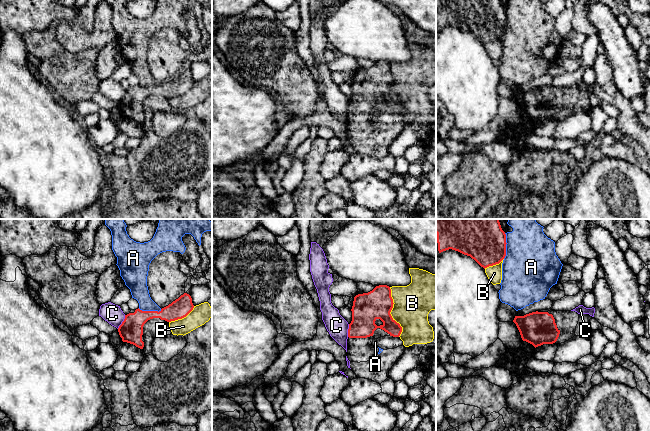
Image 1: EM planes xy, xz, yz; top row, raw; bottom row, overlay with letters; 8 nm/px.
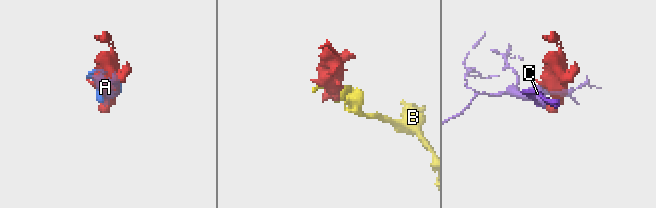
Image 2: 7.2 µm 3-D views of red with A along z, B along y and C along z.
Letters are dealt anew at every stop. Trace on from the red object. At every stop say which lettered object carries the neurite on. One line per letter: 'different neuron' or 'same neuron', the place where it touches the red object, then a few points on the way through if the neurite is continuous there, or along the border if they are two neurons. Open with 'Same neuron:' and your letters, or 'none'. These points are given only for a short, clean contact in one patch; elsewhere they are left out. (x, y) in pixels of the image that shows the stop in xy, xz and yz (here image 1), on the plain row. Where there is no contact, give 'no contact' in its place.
Same neuron: none
A: different neuron; meets red in yz at (505, 22)
B: different neuron; meets red in xz at (390, 87)
C: different neuron; meets red in xy at (122, 98); border along xy (125, 91), (122, 99), (117, 104)

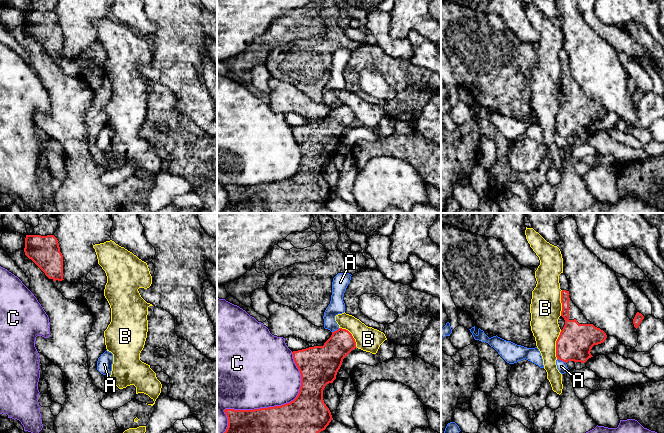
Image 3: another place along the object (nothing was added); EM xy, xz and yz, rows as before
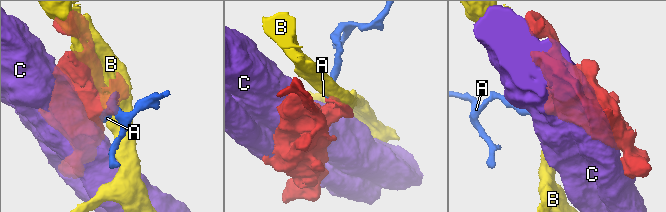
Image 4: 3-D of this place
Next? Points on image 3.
Same neuron: none
A: different neuron; meets red in yz at (561, 136); border along yz (557, 134), (565, 139)
B: different neuron; meets red in yz at (556, 120)
C: different neuron; meets red in xz at (269, 183)

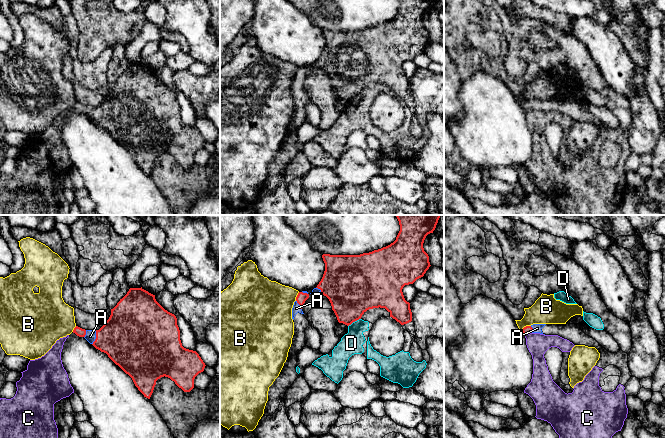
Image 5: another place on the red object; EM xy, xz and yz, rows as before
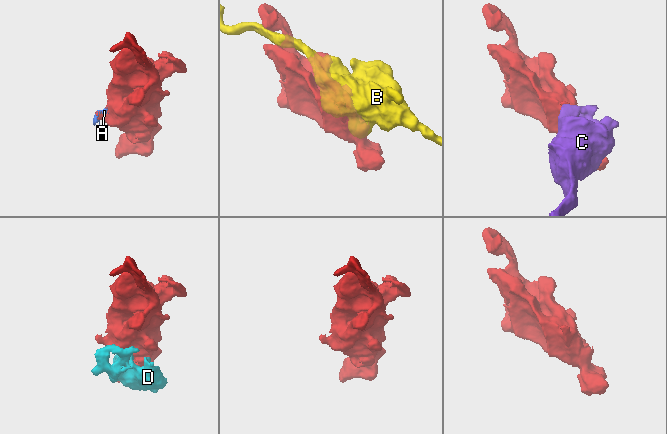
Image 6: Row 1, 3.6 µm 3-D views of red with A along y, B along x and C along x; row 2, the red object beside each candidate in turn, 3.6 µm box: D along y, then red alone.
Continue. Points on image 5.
Same neuron: A
A: same neuron; meets red in xy at (96, 114); runs through xy (127, 113), (96, 114), (90, 112)
B: different neuron; meets red in yz at (526, 102); border along yz (530, 101), (526, 101), (521, 106)
C: different neuron; meets red in yz at (528, 109); border along yz (531, 108), (525, 111)
D: different neuron; meets red in xz at (354, 97)

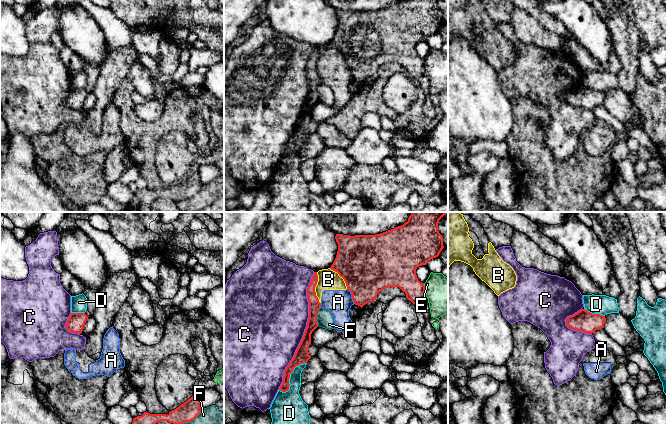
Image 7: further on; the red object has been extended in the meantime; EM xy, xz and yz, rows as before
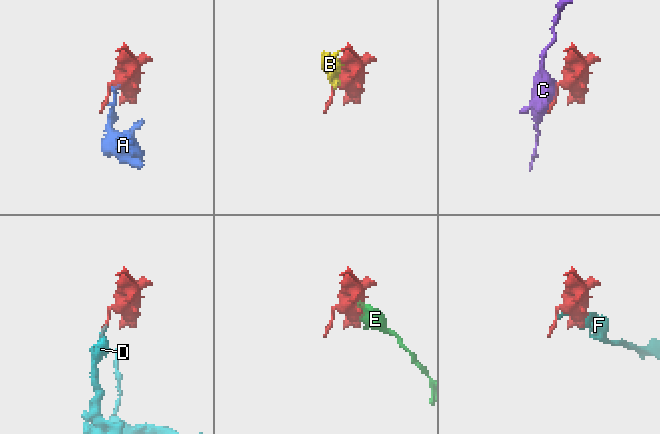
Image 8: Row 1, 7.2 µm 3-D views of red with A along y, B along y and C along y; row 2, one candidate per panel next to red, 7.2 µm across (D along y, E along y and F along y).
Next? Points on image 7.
Same neuron: none
A: different neuron; meets red in xz at (352, 72); border along xz (347, 64), (354, 79)
B: different neuron; meets red in xz at (314, 64)
C: different neuron; meets red in xz at (305, 107)
D: different neuron; meets red in xz at (289, 153); border along xz (306, 138), (294, 144), (290, 150), (289, 164), (280, 167)
E: different neuron; meets red in xz at (424, 66)
F: different neuron; meets red in xy at (190, 196)

